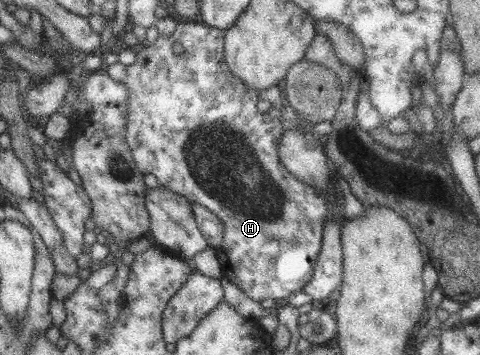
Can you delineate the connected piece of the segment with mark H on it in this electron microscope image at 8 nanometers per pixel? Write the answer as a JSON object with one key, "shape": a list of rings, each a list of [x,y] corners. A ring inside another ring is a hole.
{"shape":[[[179,19],[175,30],[168,36],[157,35],[153,42],[145,42],[137,46],[132,64],[125,67],[116,61],[106,68],[105,73],[112,80],[124,84],[126,92],[128,92],[127,110],[125,110],[125,143],[131,150],[137,170],[143,175],[146,173],[153,174],[160,186],[213,212],[220,220],[223,228],[222,240],[215,247],[223,276],[232,284],[235,284],[246,296],[258,303],[261,300],[266,300],[266,298],[272,298],[275,301],[277,298],[286,298],[292,292],[301,290],[313,275],[313,266],[320,252],[321,234],[329,212],[329,205],[326,203],[326,198],[323,198],[324,193],[317,192],[311,186],[296,180],[296,177],[292,176],[286,170],[286,167],[281,165],[278,156],[278,140],[284,129],[282,129],[278,119],[280,118],[278,108],[284,104],[284,98],[280,97],[280,90],[277,86],[274,86],[266,90],[256,91],[246,87],[242,81],[236,79],[236,76],[228,71],[227,64],[223,61],[223,38],[223,30],[206,25],[202,26],[202,24],[196,24],[190,20]],[[174,44],[180,46],[180,52],[174,52],[174,48],[172,48]]]}

